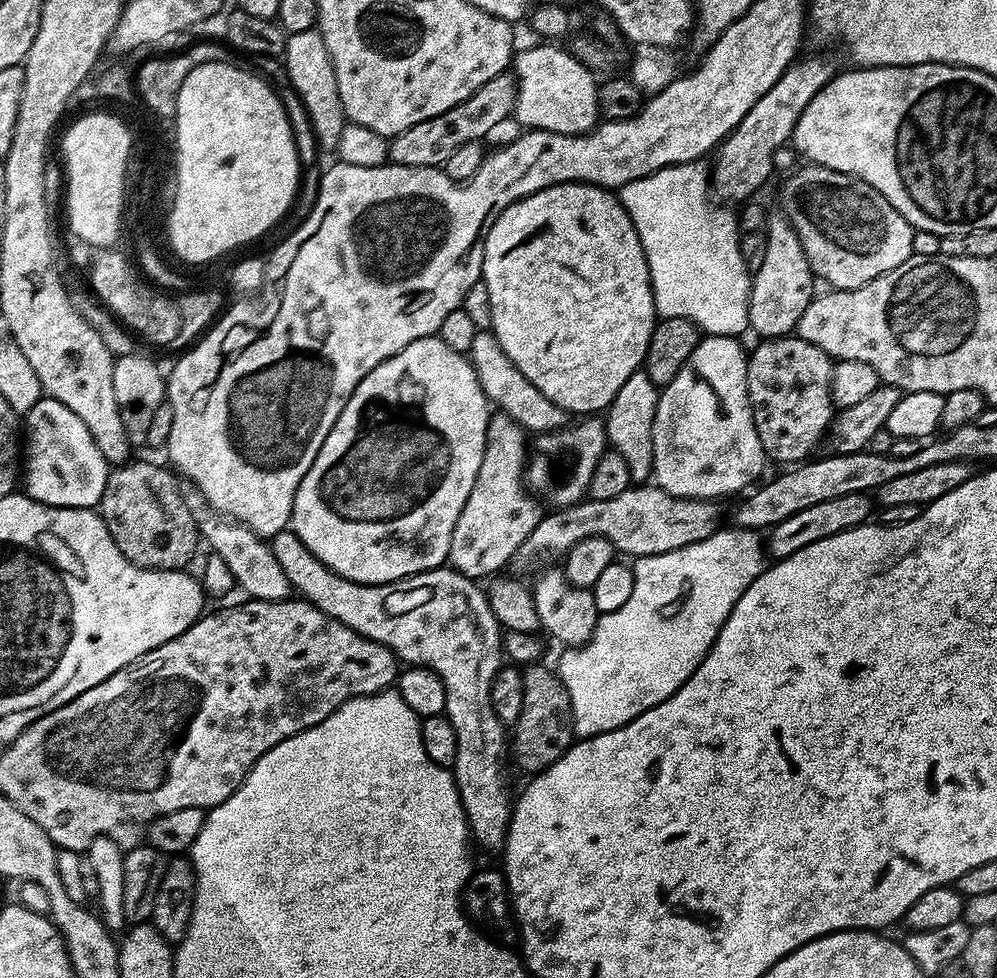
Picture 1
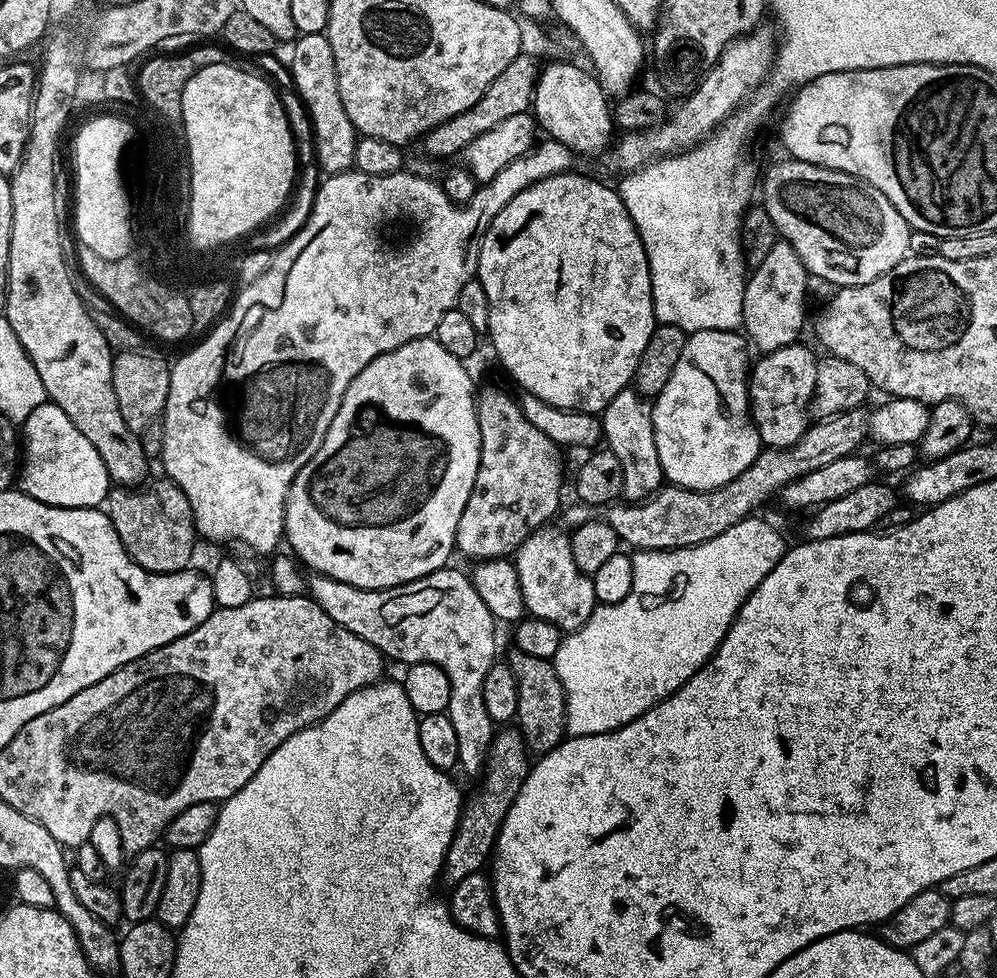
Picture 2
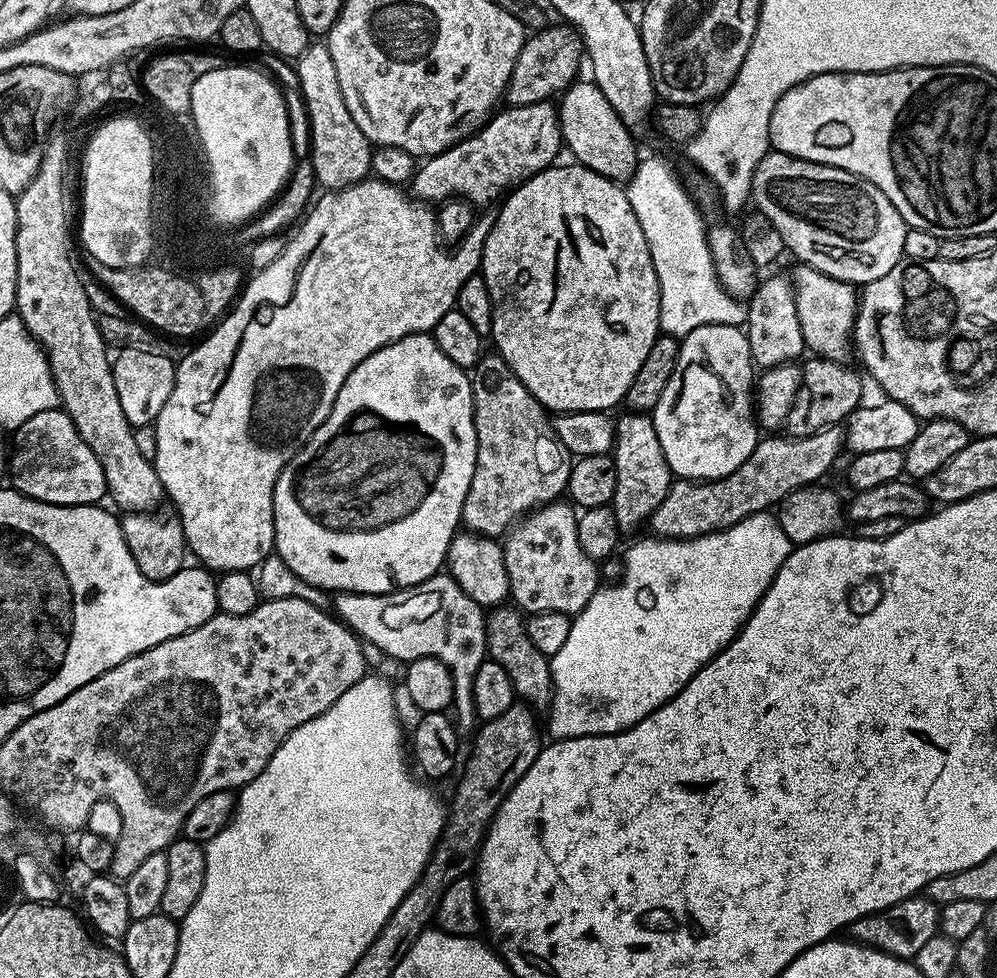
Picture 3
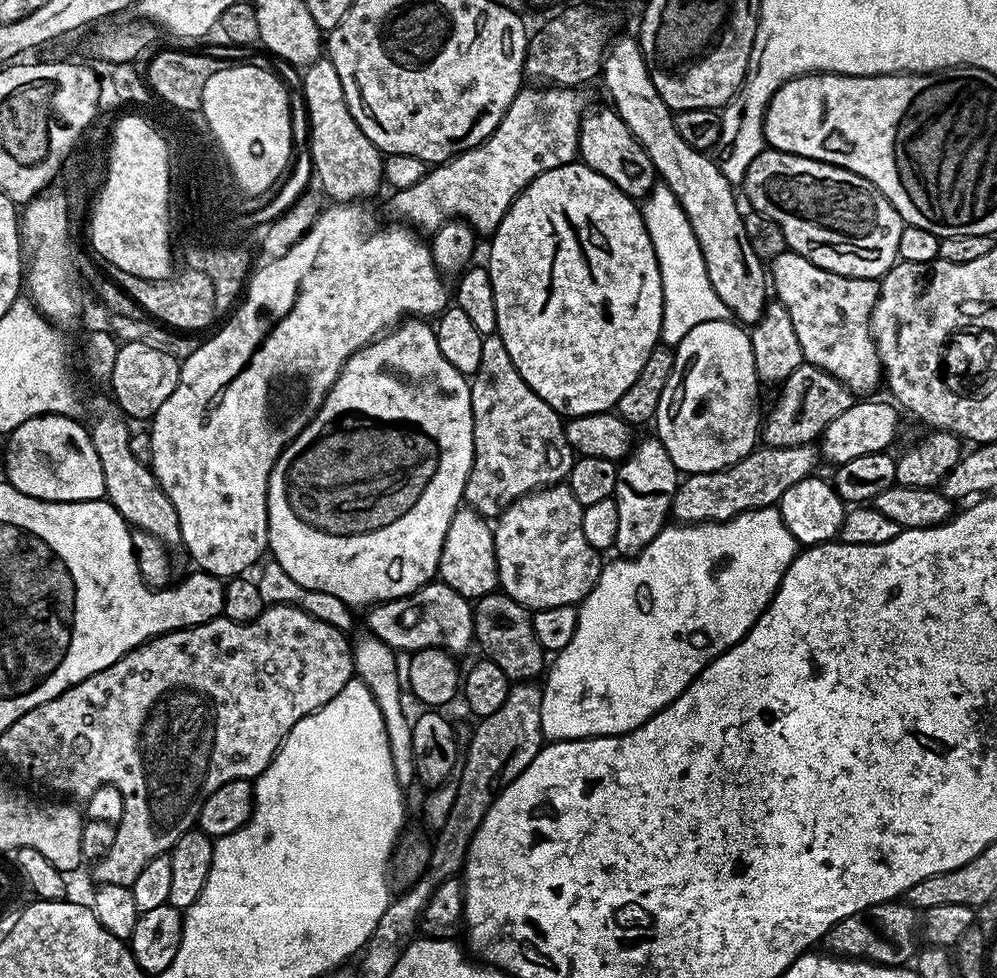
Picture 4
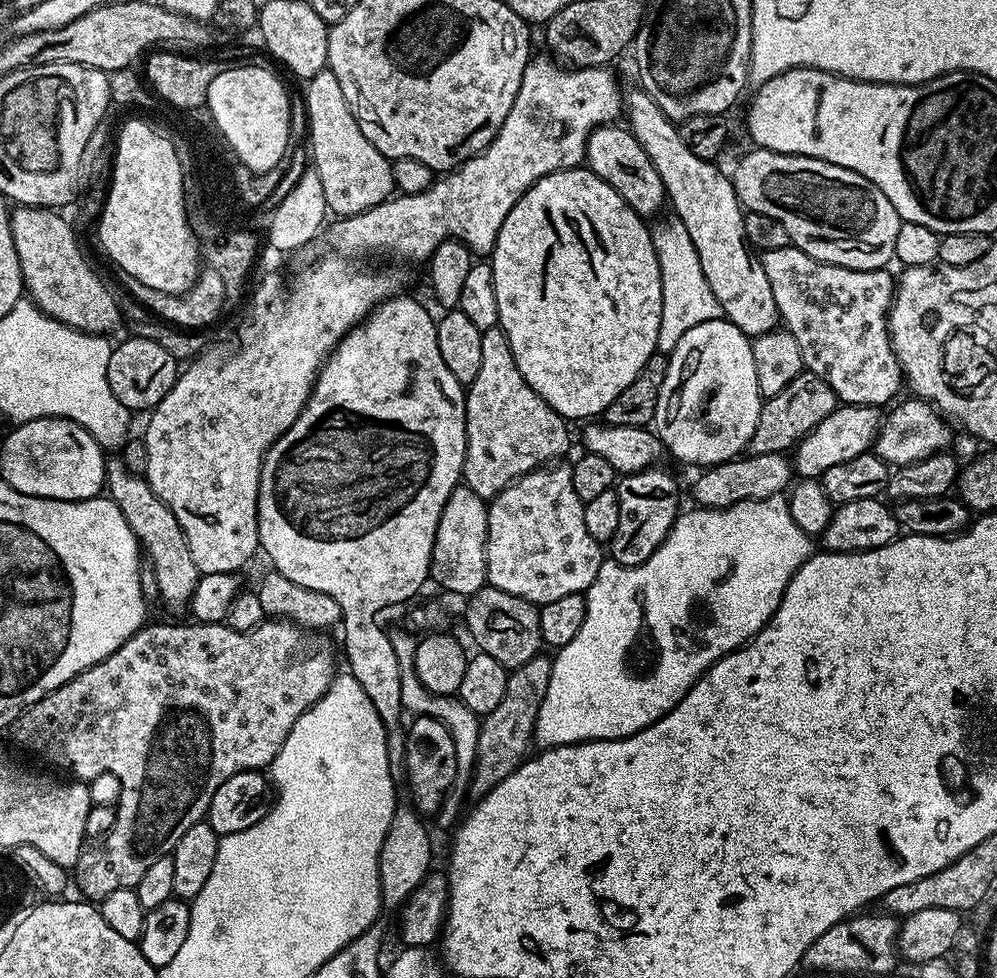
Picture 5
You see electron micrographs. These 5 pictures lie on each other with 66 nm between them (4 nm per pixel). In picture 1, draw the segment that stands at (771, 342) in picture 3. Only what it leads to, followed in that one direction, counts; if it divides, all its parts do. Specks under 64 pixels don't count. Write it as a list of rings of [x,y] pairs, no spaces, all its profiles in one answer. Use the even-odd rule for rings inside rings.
[[[786,218],[779,219],[769,219],[766,259],[762,262],[762,270],[752,276],[748,326],[753,333],[756,331],[757,337],[760,338],[775,338],[795,333],[798,318],[802,318],[802,310],[806,310],[806,306],[810,306],[814,299],[814,273],[804,253],[802,242],[792,223]]]

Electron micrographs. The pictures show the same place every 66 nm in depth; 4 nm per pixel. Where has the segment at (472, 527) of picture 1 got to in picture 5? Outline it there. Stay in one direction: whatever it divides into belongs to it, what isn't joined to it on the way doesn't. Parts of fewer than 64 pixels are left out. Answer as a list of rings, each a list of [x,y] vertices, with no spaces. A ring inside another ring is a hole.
[[[498,326],[482,332],[482,367],[478,369],[478,378],[467,385],[464,409],[466,454],[462,484],[486,502],[527,472],[564,458],[572,444],[568,437],[569,421],[559,416],[522,378],[522,370],[518,370],[510,350],[510,338]]]

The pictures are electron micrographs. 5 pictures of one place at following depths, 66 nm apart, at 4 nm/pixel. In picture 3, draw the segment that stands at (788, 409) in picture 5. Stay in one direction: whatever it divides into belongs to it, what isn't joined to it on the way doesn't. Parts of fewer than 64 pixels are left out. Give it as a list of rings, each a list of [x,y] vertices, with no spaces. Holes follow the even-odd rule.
[[[813,355],[808,359],[803,361],[800,369],[802,383],[790,406],[786,425],[788,436],[809,436],[818,430],[829,428],[832,424],[843,425],[865,399],[864,384],[860,381],[859,371],[856,373],[854,369],[847,368],[847,363],[826,360],[823,356]]]

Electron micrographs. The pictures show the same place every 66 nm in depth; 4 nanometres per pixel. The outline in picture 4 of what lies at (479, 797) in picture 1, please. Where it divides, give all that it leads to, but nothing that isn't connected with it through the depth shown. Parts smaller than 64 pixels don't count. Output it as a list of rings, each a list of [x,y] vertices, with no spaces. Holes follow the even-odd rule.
[[[429,582],[414,594],[369,607],[366,615],[368,628],[372,631],[369,633],[397,653],[411,654],[423,648],[442,648],[446,652],[461,654],[474,640],[472,610],[470,601],[450,590],[450,586]]]

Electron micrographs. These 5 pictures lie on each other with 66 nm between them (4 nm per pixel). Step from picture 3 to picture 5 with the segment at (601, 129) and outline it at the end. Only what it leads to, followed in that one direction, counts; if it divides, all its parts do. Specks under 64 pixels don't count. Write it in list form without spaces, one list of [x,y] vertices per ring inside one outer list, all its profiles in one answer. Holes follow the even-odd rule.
[[[615,123],[603,124],[592,131],[586,153],[587,167],[592,169],[595,176],[605,180],[638,215],[645,218],[655,217],[657,215],[655,212],[666,204],[662,178],[658,178],[658,170],[654,170],[654,162],[650,162],[646,150],[642,150],[642,146],[629,129],[624,126],[616,127],[620,126]]]

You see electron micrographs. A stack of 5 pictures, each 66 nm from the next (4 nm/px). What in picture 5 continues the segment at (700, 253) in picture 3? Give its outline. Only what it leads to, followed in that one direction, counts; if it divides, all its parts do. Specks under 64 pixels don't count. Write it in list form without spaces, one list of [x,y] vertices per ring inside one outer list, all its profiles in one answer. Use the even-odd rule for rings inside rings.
[[[674,214],[669,215],[669,220],[659,220],[655,221],[656,228],[654,224],[651,229],[652,245],[660,263],[662,278],[662,322],[656,346],[661,353],[671,354],[686,330],[694,330],[694,326],[702,326],[702,322],[719,320],[724,311],[722,306],[718,306],[718,298],[714,298],[714,290],[710,290],[710,282],[706,282],[706,274],[702,274],[698,250],[694,250],[694,242],[690,242],[686,226],[682,226]]]

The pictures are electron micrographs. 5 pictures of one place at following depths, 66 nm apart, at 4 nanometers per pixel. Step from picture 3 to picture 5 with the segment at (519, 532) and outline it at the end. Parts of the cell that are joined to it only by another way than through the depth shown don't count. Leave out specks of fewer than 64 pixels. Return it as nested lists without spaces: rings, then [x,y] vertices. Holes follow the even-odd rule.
[[[556,462],[551,466],[535,468],[533,472],[527,472],[522,478],[518,478],[510,486],[506,486],[492,497],[488,504],[488,533],[486,534],[486,574],[488,575],[488,584],[498,590],[506,590],[506,594],[514,594],[518,598],[526,598],[537,606],[546,602],[555,602],[557,598],[562,598],[562,594],[584,594],[588,587],[594,582],[598,574],[600,565],[606,559],[606,552],[602,549],[601,541],[590,538],[590,530],[586,530],[586,518],[584,517],[584,502],[580,500],[574,490],[574,478],[572,469],[564,462]]]

